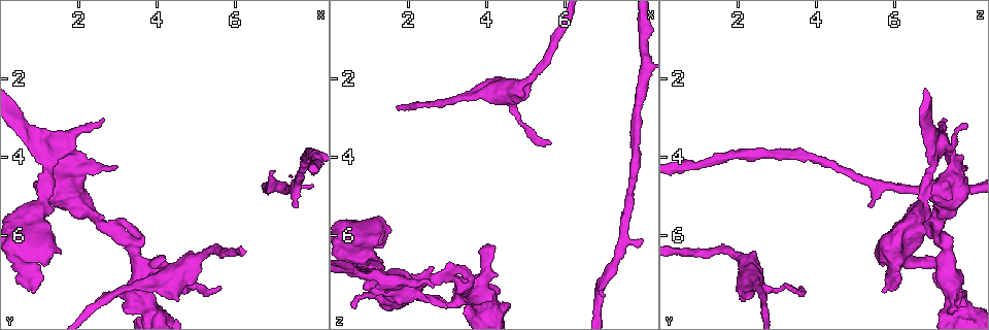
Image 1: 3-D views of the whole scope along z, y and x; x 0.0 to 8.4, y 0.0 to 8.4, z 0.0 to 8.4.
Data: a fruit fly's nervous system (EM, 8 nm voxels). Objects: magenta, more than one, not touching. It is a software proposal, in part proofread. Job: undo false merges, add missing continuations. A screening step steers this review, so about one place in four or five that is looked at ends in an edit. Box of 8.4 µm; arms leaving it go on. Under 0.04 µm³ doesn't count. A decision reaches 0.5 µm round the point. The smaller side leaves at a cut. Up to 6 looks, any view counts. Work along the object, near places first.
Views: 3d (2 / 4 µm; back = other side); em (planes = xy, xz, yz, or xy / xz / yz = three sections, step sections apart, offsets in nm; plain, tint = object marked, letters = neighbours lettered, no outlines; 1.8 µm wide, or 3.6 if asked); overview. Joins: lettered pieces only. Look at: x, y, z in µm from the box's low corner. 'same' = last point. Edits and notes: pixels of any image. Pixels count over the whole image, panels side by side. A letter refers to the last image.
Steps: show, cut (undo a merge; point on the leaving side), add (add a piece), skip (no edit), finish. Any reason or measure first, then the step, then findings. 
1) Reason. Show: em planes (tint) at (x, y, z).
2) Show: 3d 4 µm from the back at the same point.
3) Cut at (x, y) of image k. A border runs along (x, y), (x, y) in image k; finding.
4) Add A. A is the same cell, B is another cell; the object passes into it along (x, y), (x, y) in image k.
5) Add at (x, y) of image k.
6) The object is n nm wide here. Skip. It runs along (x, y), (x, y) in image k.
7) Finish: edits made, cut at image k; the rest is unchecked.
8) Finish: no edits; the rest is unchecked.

Calibre changes. Show: 3d 4 µm at (3.75, 7.70, 7.55).

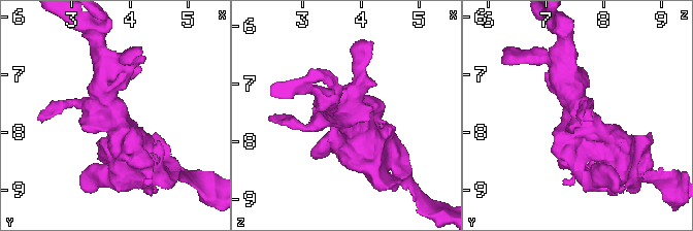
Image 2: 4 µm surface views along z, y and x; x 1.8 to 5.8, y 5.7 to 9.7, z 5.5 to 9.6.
Show: em xy step 4 (tint) at (3.75, 7.80, 7.55).

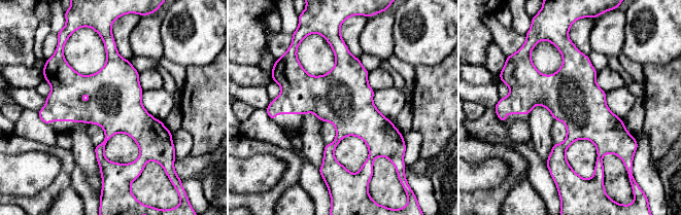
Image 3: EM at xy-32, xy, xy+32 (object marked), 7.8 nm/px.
What lies round it. Show: em xy step 4 (letters) at the same point.

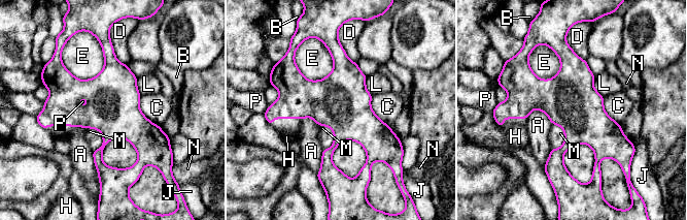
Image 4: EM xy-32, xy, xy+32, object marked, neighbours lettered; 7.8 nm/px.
The object is 420 nm wide here. Skip. A, B, C, D, E, H, J, L, M, N and P are other cells; one cell here.

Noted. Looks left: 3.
Thin end. Show: em yz step 16 (letters) at (5.55, 7.30, 3.60).

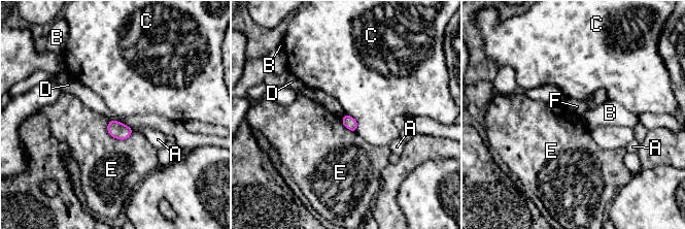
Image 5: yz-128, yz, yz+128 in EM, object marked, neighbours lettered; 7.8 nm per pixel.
Skip. A, B, C, D, E and F are other cells; no lettered piece goes on from it.

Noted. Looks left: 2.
Finish: no edits; the rest is unchecked.

